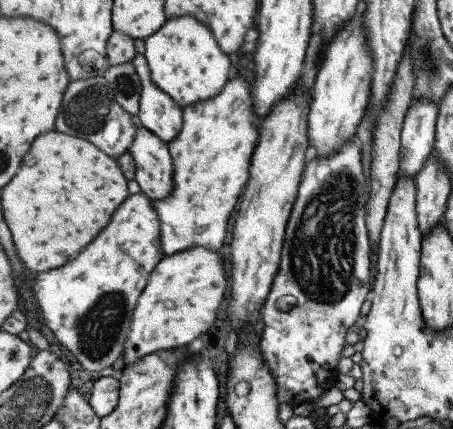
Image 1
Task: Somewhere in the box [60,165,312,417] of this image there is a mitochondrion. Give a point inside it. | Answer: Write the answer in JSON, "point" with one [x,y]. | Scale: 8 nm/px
{"point":[98,329]}

